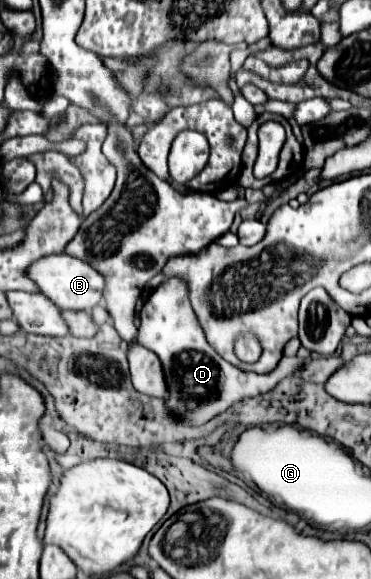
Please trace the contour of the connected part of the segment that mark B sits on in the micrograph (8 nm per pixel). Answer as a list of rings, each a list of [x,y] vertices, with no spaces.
[[[67,253],[39,259],[37,263],[33,263],[33,267],[29,267],[29,277],[41,287],[41,293],[53,299],[53,303],[57,303],[57,307],[61,309],[91,311],[95,305],[103,301],[105,277],[95,267],[91,267],[87,261],[71,257]]]

